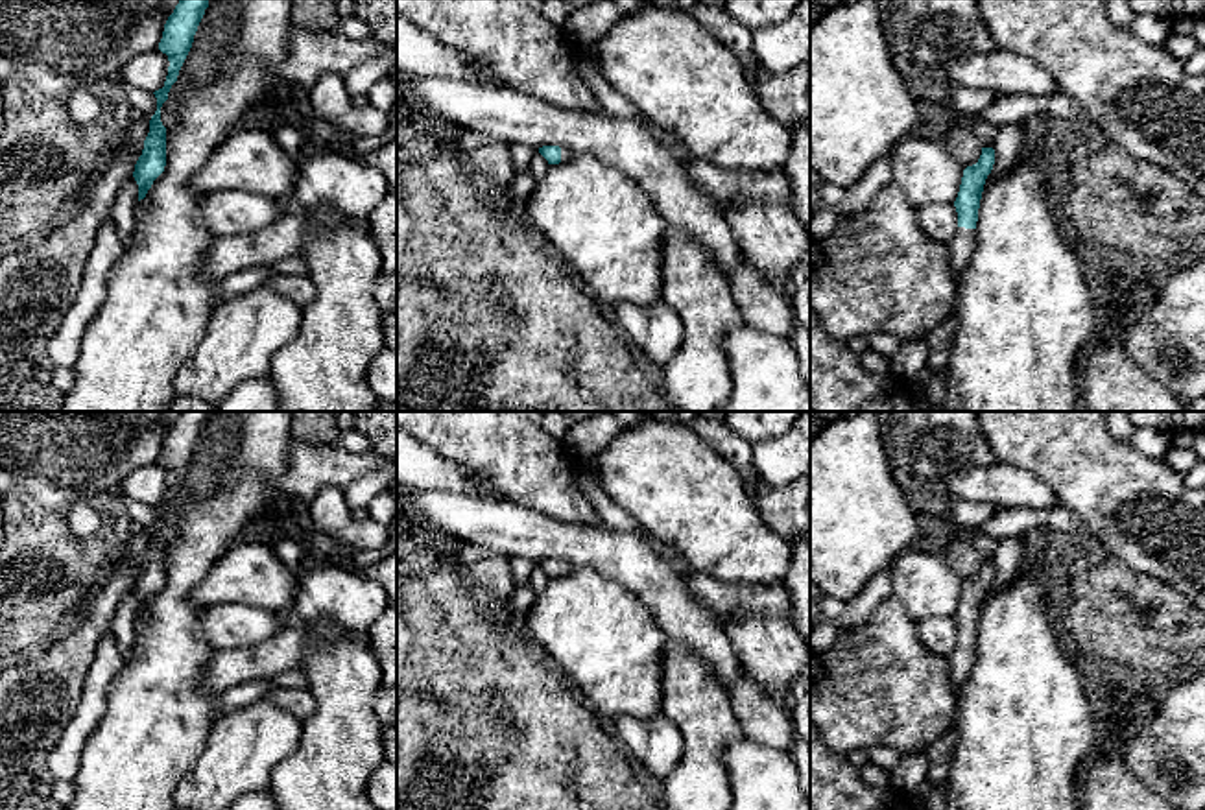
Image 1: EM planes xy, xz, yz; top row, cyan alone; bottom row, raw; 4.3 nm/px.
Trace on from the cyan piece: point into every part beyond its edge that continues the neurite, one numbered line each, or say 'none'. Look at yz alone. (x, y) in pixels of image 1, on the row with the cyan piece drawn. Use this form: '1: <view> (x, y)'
1: yz (962, 246)

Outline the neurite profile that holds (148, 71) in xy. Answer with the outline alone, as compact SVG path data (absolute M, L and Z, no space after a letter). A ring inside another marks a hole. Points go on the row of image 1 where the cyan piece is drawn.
M159 48L138 54L120 70L120 81L142 90L155 92L164 87L168 76L168 55Z

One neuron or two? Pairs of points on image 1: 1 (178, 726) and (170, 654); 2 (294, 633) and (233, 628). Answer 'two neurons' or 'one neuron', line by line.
1: one neuron
2: two neurons

